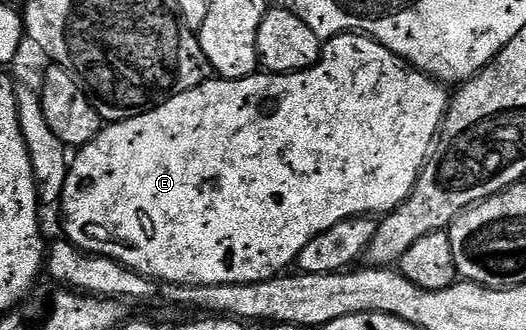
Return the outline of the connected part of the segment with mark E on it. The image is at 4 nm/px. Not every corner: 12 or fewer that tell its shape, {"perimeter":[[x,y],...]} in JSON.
{"perimeter":[[370,36],[77,149],[65,239],[259,284],[395,212],[452,96]]}

